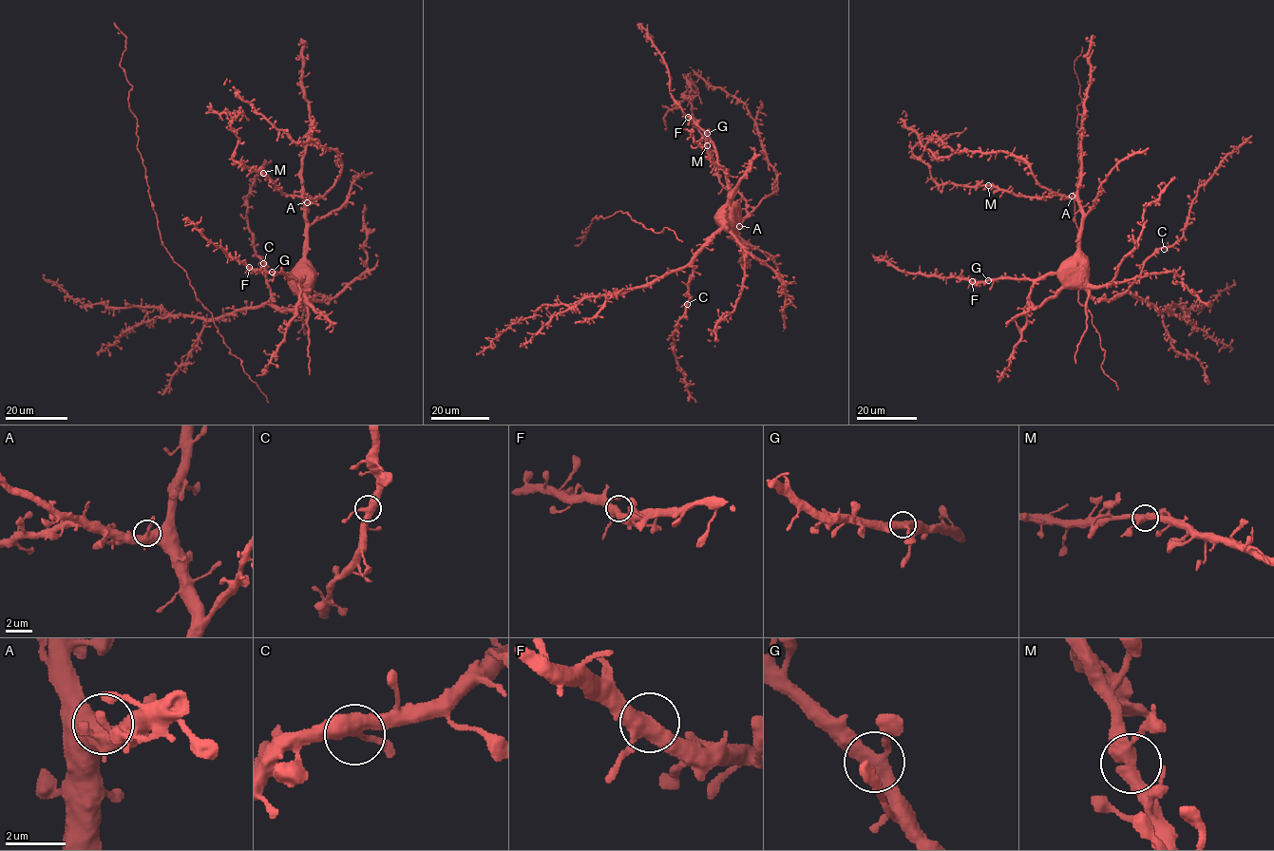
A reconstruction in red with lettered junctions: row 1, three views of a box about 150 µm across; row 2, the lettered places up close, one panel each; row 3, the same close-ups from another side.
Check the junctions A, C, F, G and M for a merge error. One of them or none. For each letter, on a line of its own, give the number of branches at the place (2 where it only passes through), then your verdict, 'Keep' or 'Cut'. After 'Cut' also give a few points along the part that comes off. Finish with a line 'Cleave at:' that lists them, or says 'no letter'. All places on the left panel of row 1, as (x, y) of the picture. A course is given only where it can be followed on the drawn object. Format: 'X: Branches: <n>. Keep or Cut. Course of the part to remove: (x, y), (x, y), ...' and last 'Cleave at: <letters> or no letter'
A: Branches: 3. Keep
C: Branches: 3. Keep
F: Branches: 3. Keep
G: Branches: 3. Keep
M: Branches: 3. Keep
Cleave at: no letter

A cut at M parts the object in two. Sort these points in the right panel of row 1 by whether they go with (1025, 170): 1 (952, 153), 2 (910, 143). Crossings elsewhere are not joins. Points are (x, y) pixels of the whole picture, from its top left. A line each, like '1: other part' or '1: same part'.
1: same part
2: other part

